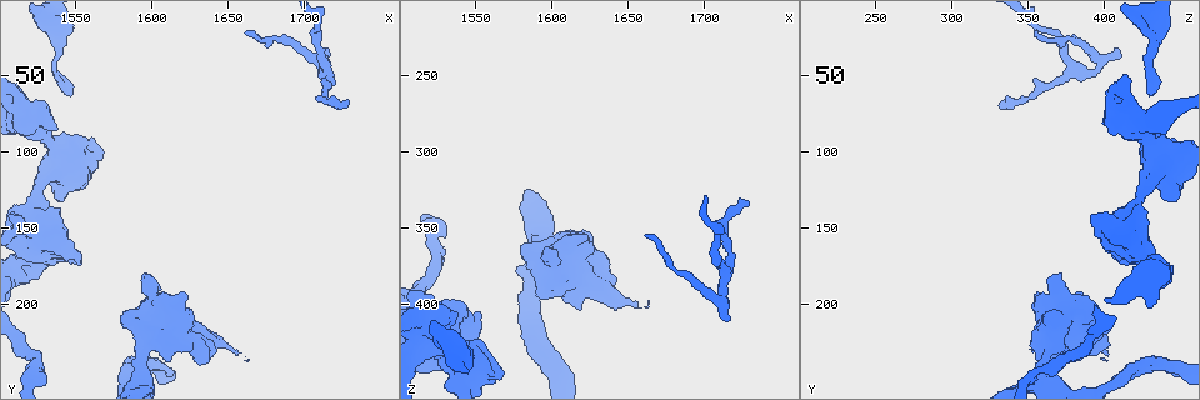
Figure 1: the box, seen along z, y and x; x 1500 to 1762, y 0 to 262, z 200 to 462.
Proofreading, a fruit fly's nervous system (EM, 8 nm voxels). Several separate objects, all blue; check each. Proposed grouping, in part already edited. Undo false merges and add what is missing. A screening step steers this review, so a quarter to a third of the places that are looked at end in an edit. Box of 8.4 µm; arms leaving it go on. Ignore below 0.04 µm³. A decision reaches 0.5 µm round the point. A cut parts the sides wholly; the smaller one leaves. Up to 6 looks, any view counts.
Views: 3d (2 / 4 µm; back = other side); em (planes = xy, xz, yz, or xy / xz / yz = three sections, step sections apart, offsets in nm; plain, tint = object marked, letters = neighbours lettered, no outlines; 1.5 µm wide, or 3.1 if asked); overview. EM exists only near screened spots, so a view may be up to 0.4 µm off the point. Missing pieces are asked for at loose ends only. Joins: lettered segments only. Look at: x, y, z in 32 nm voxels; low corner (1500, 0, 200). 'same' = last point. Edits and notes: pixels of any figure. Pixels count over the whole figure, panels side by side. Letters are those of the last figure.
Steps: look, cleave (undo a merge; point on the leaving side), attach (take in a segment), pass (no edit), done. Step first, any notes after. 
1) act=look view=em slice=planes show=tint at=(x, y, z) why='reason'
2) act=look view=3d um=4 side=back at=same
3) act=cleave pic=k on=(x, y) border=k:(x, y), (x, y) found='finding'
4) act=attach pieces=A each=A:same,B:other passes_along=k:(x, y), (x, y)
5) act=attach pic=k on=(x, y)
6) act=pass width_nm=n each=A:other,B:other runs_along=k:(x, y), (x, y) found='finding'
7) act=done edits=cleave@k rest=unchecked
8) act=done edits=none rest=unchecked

act=look view=3d um=4 at=(1716, 36, 412) why='free end'

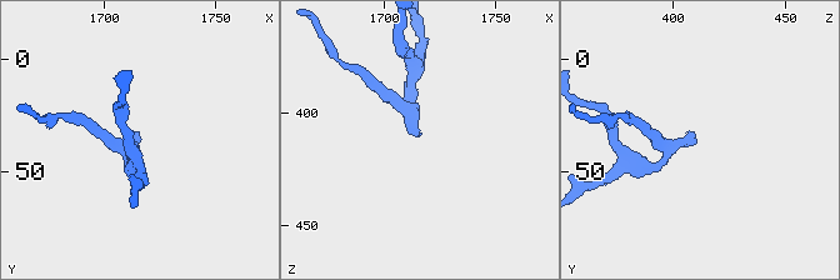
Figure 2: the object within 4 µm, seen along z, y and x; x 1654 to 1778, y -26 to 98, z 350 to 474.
act=look view=em slice=planes show=letters at=(1714, 33, 412) why='now the EM'

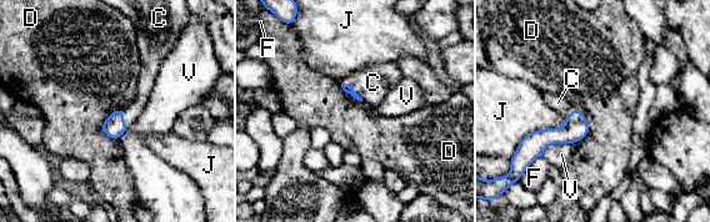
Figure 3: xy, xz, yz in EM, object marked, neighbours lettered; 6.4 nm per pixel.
act=attach pieces=C each=C:same,D:other,F:other,J:other,V:other passes_along=3:(349, 89), (353, 87), (373, 82) found='the cell continues'

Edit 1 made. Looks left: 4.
act=look view=overview

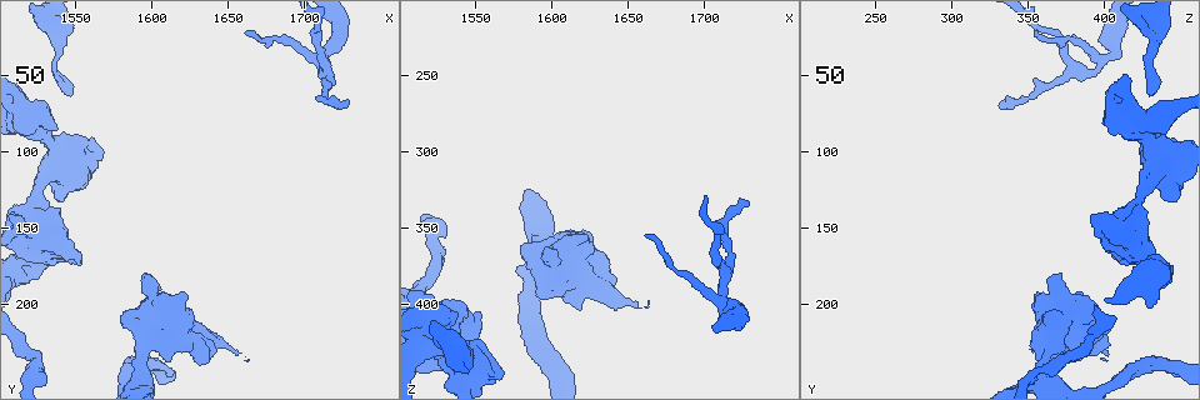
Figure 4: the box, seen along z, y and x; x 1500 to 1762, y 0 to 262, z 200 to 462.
act=look view=3d um=2 side=back at=(1546, 62, 428) why='branch stops here'

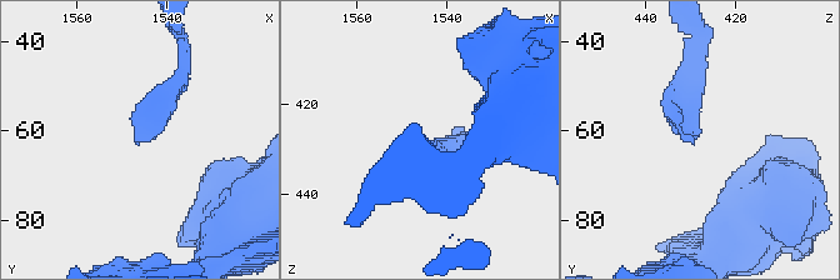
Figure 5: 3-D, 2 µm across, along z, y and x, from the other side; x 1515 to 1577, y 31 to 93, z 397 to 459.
act=look view=em slice=xz step=8 show=tint at=(1546, 62, 429) why='now the EM'

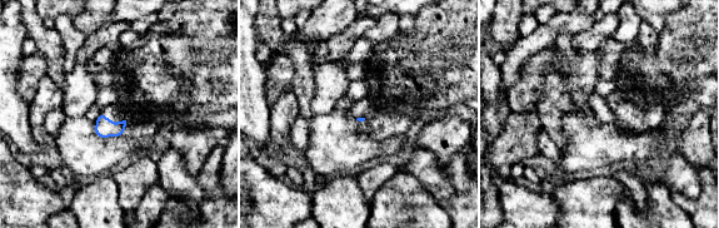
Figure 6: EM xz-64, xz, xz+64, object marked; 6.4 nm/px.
act=look view=em slice=planes show=letters at=same why='another direction'

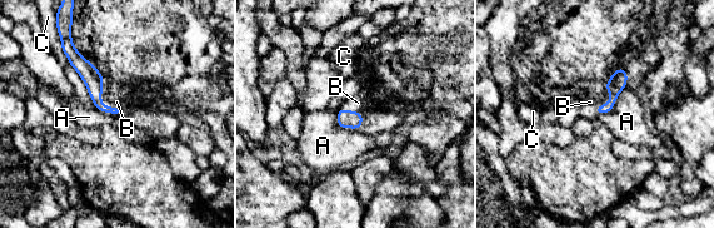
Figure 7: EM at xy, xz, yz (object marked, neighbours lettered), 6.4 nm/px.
act=attach pieces=B each=A:other,B:same,C:other passes_along=7:(90, 75), (113, 107), (109, 99) found='the cell continues'

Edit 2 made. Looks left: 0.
act=done edits=attach@3,attach@7 rest=unchecked

